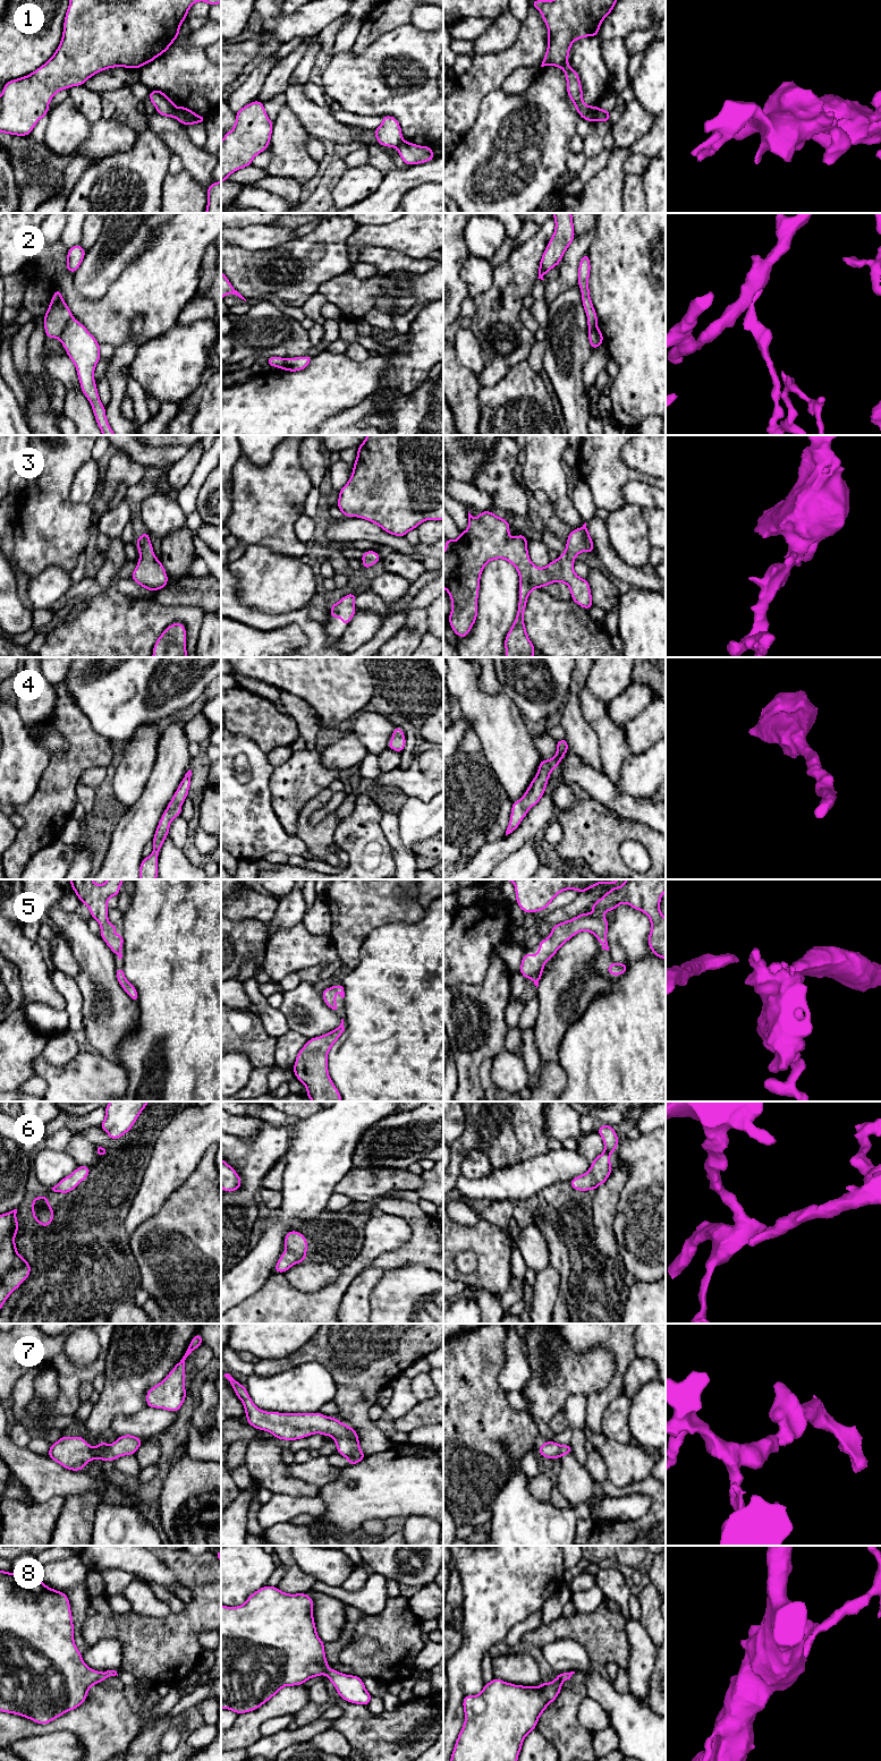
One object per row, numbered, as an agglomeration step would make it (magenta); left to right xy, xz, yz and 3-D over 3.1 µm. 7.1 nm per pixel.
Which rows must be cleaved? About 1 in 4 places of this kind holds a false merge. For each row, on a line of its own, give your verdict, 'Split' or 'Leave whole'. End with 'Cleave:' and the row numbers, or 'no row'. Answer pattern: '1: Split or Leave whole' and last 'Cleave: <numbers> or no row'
1: Split
2: Split
3: Leave whole
4: Leave whole
5: Leave whole
6: Leave whole
7: Leave whole
8: Leave whole
Cleave: 1, 2

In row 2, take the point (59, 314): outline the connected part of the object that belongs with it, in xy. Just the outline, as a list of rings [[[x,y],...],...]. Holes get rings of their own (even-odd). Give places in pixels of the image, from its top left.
[[[56,289],[48,312],[44,314],[44,330],[46,338],[59,339],[67,323],[71,318],[71,310],[62,299],[60,289]]]

